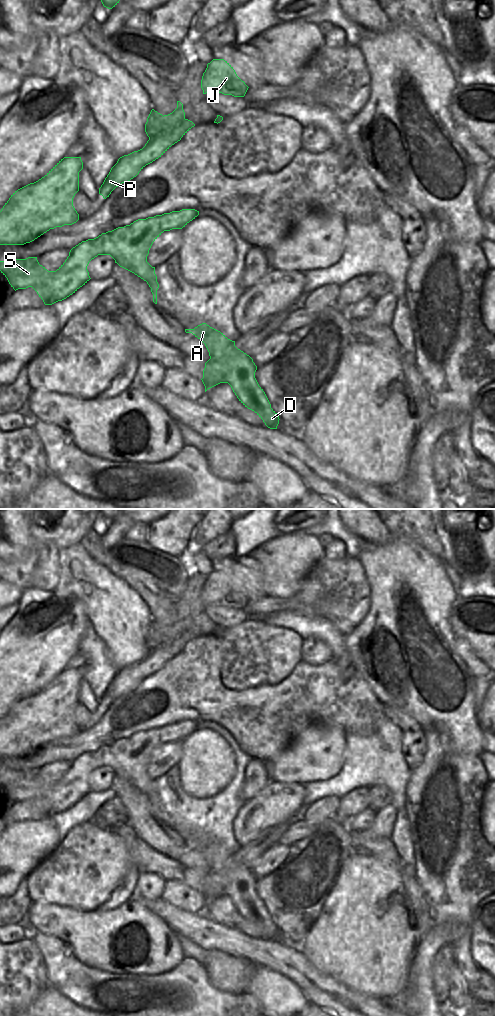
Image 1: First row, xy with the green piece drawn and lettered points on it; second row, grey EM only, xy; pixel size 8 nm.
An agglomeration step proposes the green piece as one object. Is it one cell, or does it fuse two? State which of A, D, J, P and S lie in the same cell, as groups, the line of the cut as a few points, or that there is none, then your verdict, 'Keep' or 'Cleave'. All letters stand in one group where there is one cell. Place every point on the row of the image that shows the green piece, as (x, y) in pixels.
Groups: A D P S / J. Split along xy (184, 118), (176, 125), (149, 137). Cleave

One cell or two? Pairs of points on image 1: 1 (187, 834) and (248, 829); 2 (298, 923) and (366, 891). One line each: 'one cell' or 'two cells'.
1: two cells
2: two cells

